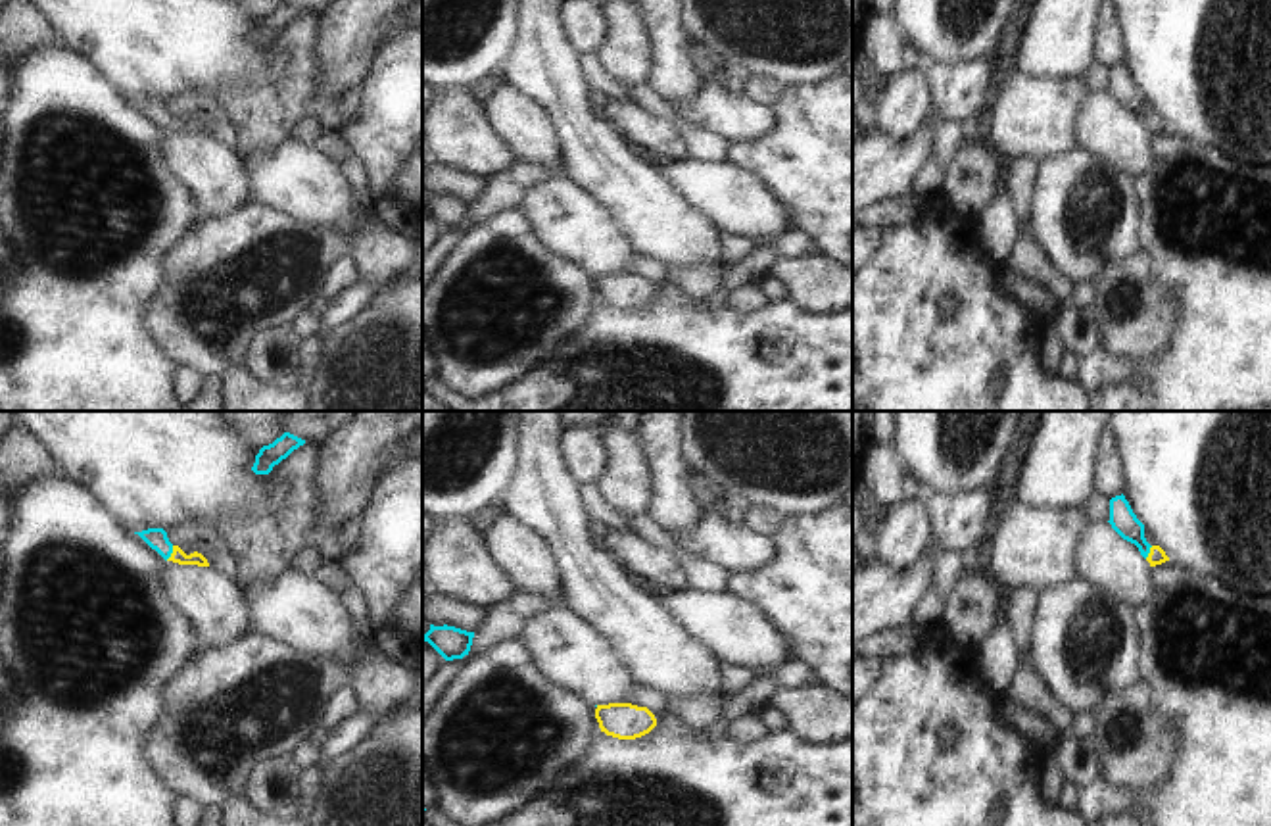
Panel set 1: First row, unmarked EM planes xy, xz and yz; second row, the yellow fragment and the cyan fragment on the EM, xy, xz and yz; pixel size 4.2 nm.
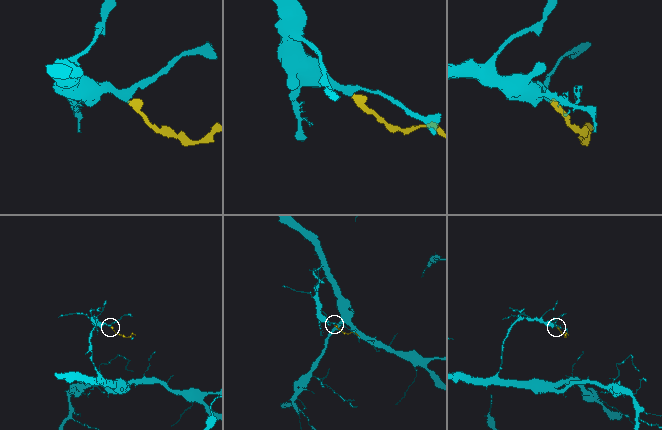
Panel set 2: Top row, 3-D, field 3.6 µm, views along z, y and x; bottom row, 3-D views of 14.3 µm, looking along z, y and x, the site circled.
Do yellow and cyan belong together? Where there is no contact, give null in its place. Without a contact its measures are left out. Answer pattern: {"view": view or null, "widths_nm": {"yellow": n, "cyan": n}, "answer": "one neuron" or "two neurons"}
{"view": "xy", "widths_nm": {"yellow": 60, "cyan": 90}, "answer": "one neuron"}

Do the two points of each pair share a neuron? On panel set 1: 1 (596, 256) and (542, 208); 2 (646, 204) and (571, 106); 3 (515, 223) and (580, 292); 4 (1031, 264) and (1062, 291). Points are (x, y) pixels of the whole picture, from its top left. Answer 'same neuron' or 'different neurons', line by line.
1: same neuron
2: same neuron
3: same neuron
4: same neuron

